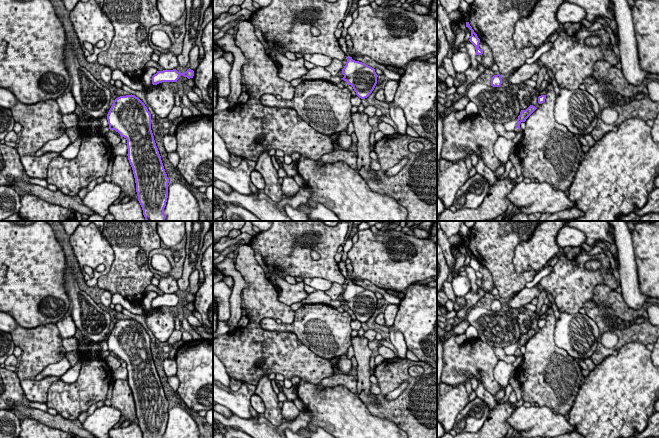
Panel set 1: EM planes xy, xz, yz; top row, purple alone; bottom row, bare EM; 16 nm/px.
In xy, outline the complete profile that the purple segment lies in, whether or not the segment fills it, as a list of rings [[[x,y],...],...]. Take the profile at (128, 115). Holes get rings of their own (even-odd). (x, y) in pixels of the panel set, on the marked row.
[[[135,95],[120,96],[113,100],[107,114],[110,130],[115,130],[127,140],[128,160],[132,167],[138,201],[146,221],[165,221],[164,208],[168,198],[169,178],[151,130],[151,114]]]

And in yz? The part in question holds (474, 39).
[[[466,22],[466,27],[468,27],[471,30],[471,36],[469,41],[475,46],[476,55],[482,56],[483,51],[479,48],[480,39],[478,38],[477,34],[474,32],[472,27],[470,26],[469,22]]]

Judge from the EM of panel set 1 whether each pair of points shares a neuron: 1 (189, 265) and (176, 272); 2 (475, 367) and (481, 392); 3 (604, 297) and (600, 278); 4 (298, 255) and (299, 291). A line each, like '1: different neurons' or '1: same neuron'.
1: different neurons
2: different neurons
3: different neurons
4: different neurons

